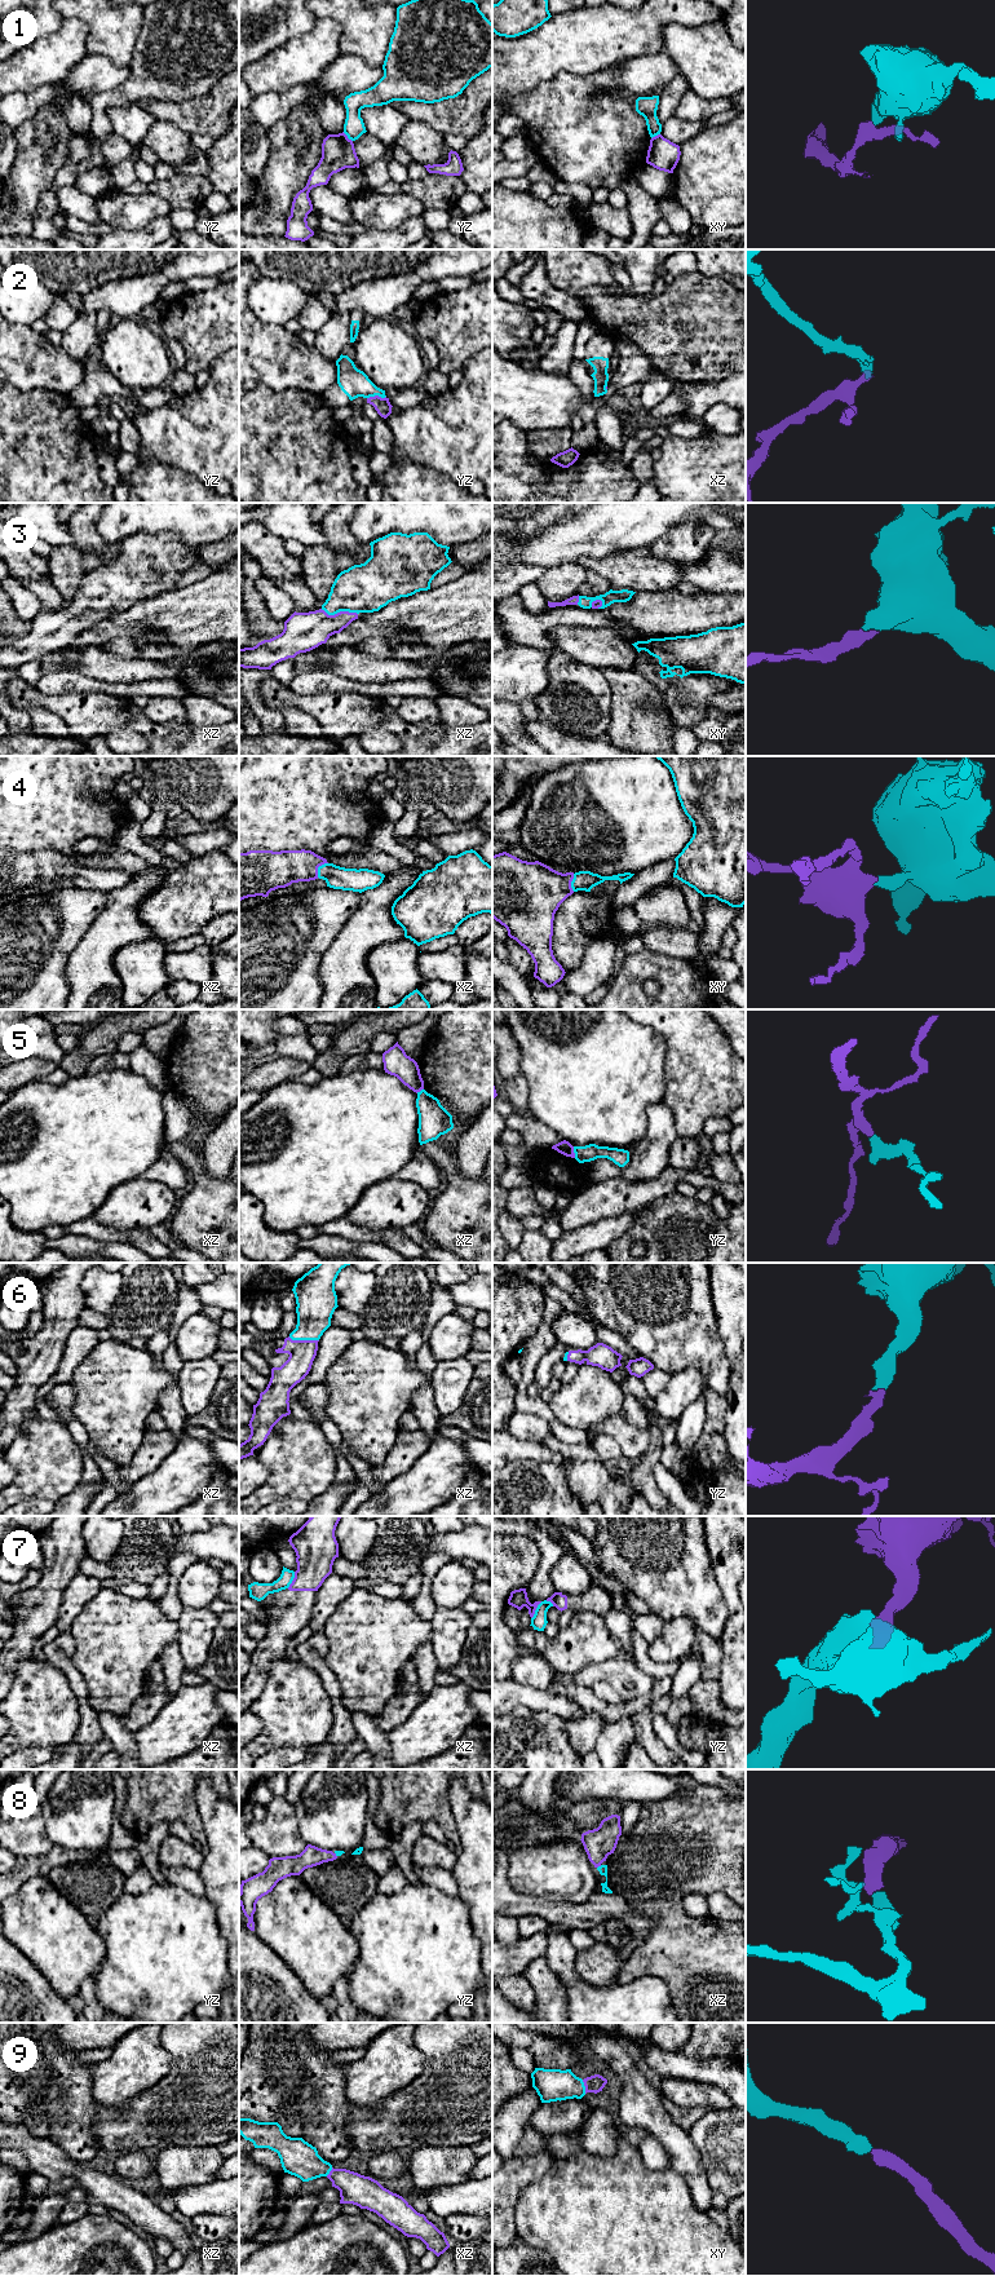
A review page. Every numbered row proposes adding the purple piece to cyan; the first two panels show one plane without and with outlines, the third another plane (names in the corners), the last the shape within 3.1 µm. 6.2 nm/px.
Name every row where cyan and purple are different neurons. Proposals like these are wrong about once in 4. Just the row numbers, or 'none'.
1, 5, 7

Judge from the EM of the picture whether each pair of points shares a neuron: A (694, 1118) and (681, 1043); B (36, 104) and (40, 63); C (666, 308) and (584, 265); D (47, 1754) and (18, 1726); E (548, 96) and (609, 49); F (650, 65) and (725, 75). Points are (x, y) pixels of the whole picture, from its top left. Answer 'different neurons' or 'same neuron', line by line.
A: same neuron
B: different neurons
C: same neuron
D: different neurons
E: different neurons
F: different neurons

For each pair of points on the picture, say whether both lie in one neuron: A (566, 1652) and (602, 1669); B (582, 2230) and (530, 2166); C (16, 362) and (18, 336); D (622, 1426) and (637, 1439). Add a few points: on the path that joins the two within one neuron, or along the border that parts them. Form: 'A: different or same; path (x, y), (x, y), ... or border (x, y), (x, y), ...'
A: different; border (620, 1651), (614, 1657), (589, 1665), (573, 1674)
B: different; border (555, 2161), (542, 2177), (521, 2192), (518, 2200)
C: same; path (16, 356), (18, 343)
D: same; path (626, 1430), (633, 1437)

